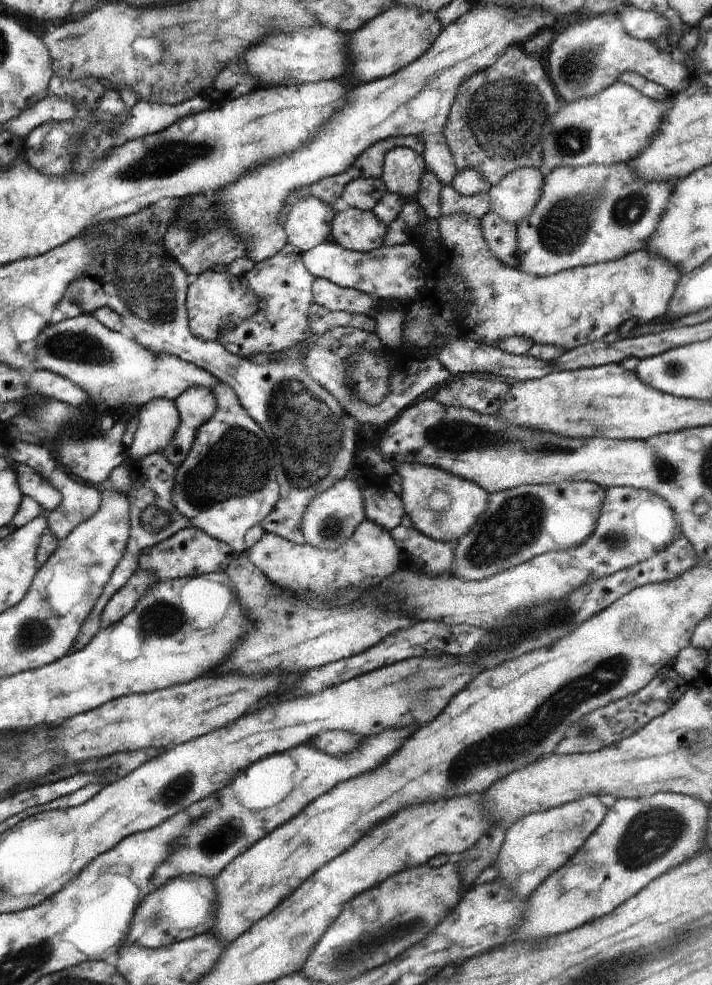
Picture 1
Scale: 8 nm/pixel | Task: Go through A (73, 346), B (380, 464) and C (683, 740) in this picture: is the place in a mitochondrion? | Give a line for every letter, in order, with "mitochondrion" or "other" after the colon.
A: mitochondrion
B: other
C: other

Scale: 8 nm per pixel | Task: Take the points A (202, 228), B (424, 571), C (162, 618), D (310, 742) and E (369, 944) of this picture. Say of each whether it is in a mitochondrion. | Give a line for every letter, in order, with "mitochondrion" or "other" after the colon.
A: mitochondrion
B: other
C: mitochondrion
D: other
E: mitochondrion

